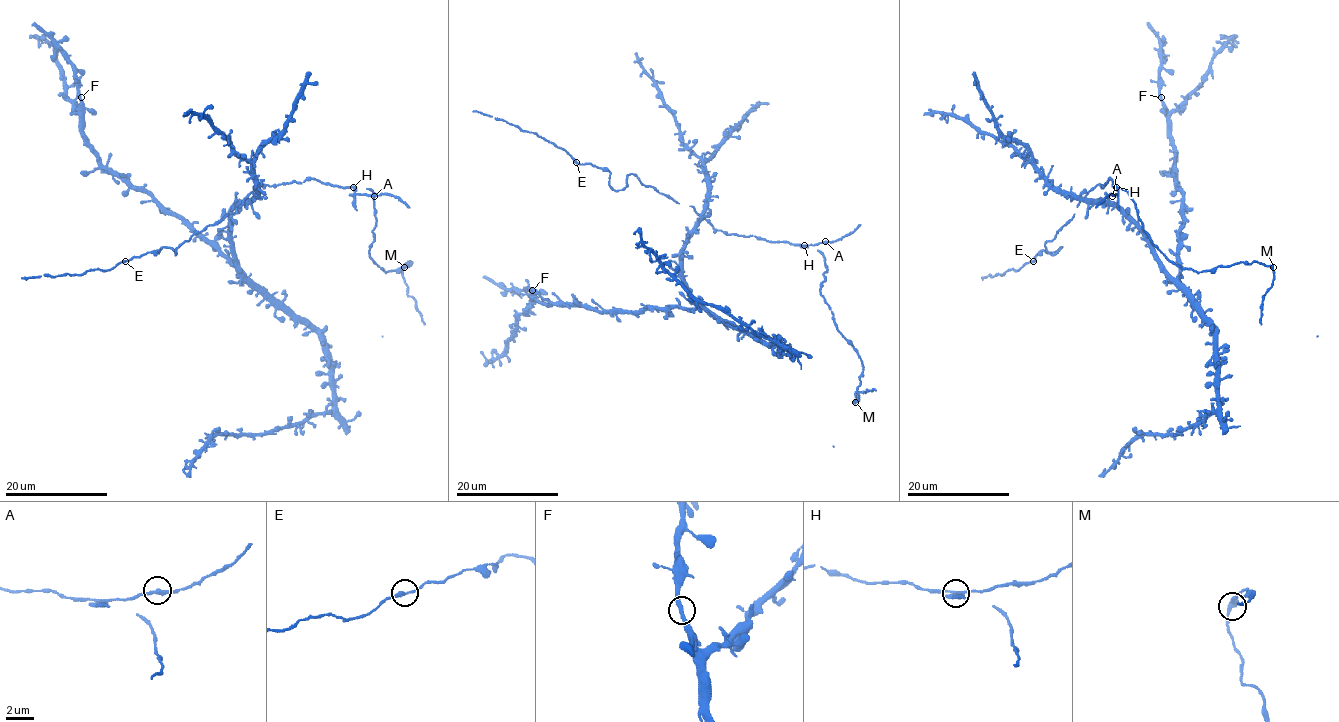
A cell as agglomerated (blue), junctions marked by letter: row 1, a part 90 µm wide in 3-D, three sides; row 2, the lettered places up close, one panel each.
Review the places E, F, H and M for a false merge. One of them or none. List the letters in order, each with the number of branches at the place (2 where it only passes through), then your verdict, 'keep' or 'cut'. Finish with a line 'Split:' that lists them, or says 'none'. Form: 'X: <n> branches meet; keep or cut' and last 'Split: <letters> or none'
E: 2 branches meet; keep
F: 2 branches meet; keep
H: 2 branches meet; cut
M: 2 branches meet; keep
Split: H

